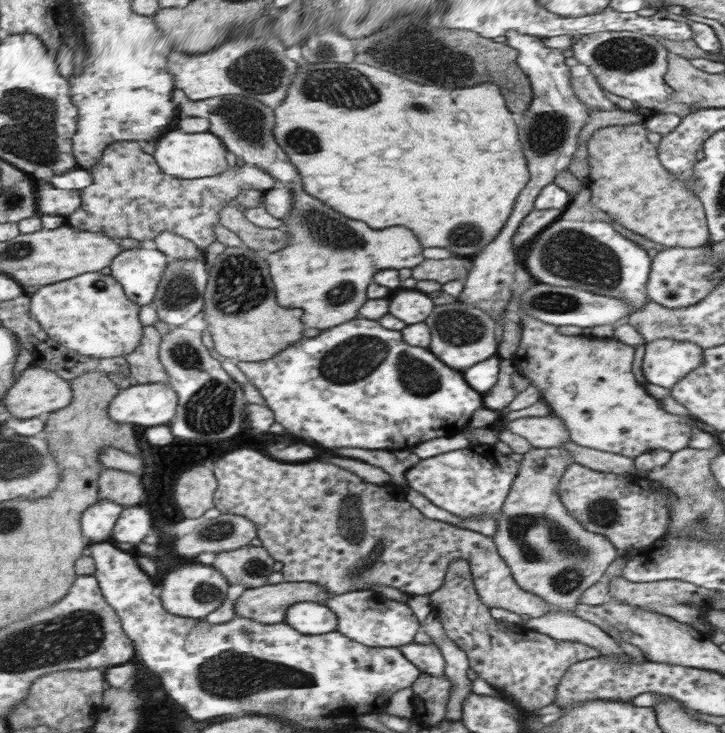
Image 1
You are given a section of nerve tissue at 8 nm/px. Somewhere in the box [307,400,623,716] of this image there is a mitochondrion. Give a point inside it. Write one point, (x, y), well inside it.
(537, 539)

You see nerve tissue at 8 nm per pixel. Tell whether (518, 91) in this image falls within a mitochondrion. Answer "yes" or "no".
yes

